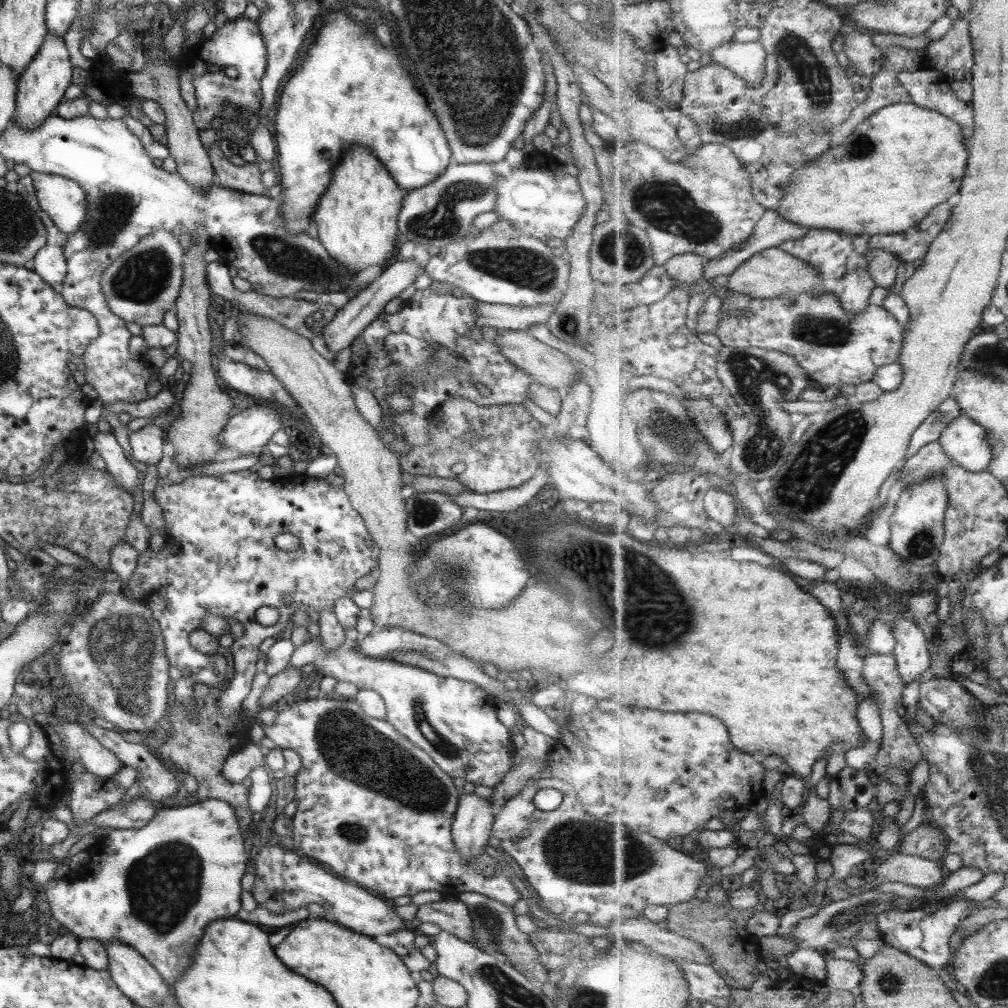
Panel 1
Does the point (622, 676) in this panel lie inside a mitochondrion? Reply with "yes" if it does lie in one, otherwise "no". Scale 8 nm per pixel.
no

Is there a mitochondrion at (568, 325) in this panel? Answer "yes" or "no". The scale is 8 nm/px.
yes

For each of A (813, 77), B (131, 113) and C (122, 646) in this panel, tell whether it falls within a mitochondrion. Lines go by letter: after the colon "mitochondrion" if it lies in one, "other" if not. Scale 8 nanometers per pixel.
A: mitochondrion
B: other
C: mitochondrion

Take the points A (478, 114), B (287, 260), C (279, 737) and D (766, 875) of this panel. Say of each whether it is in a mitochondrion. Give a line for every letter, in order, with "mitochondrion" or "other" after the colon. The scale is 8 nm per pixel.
A: mitochondrion
B: mitochondrion
C: other
D: mitochondrion

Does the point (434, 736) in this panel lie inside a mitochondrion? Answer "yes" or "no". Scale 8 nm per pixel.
yes

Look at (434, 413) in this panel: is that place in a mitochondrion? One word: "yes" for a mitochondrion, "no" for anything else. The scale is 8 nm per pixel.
no

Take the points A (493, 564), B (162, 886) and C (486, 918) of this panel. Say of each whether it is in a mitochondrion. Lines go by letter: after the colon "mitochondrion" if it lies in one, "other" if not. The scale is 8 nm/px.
A: other
B: mitochondrion
C: mitochondrion

